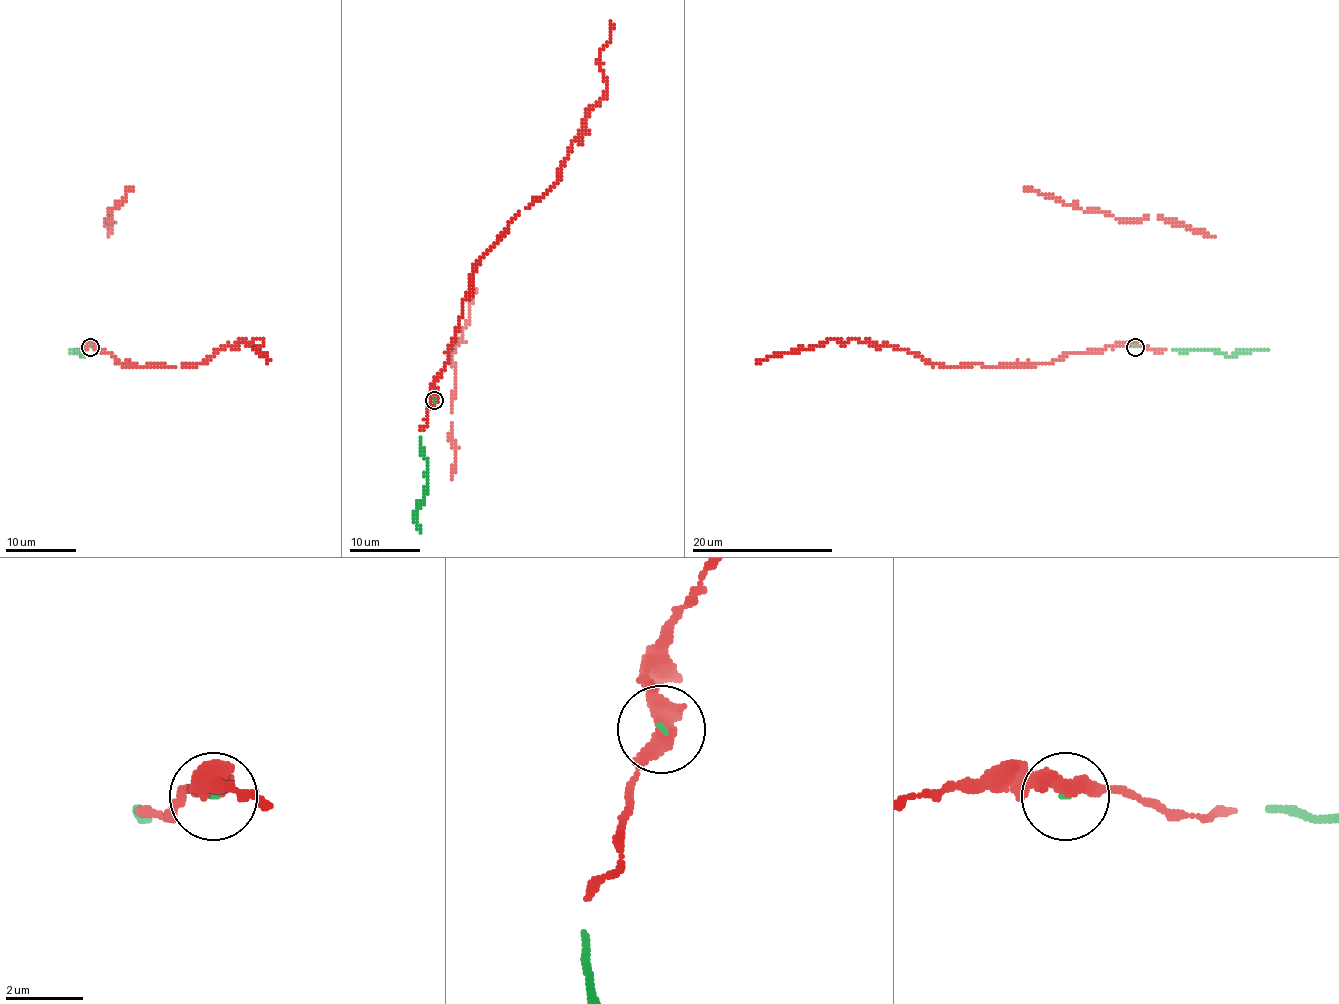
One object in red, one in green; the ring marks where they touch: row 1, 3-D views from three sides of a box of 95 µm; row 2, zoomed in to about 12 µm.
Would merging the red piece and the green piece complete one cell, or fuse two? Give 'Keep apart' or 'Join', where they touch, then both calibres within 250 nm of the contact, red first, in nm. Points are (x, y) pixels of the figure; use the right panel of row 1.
Join. Place: (1135, 347). Thickness 440 nm (red) against 50 nm

